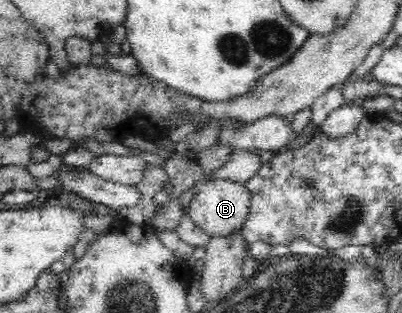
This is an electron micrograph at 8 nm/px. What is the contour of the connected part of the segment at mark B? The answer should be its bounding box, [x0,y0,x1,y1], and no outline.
[187,179,251,236]

